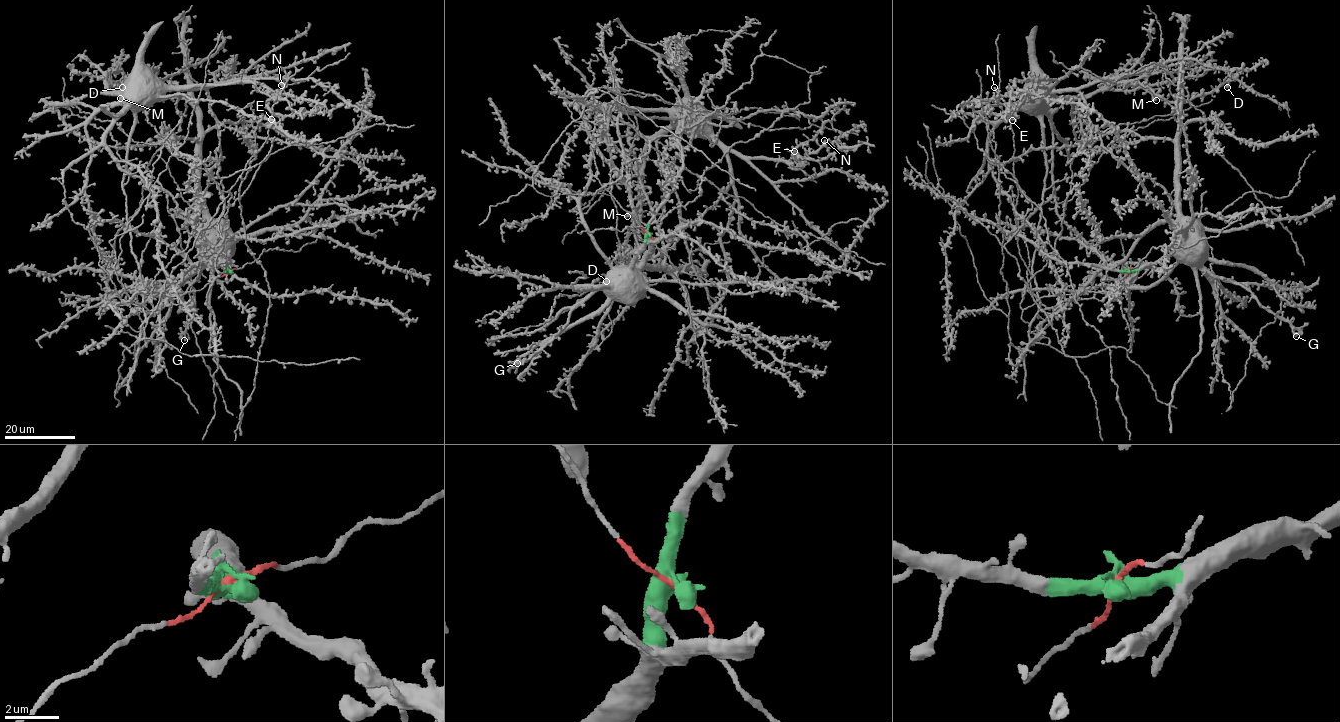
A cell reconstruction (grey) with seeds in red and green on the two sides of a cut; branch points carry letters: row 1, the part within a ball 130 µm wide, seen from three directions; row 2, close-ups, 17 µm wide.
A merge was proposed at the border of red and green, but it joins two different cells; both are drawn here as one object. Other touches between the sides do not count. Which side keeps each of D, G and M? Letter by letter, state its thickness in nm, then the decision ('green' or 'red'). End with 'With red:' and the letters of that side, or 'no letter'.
D: calibre 500 nm; green
G: calibre 400 nm; green
M: calibre 550 nm; green
With red: no letter

